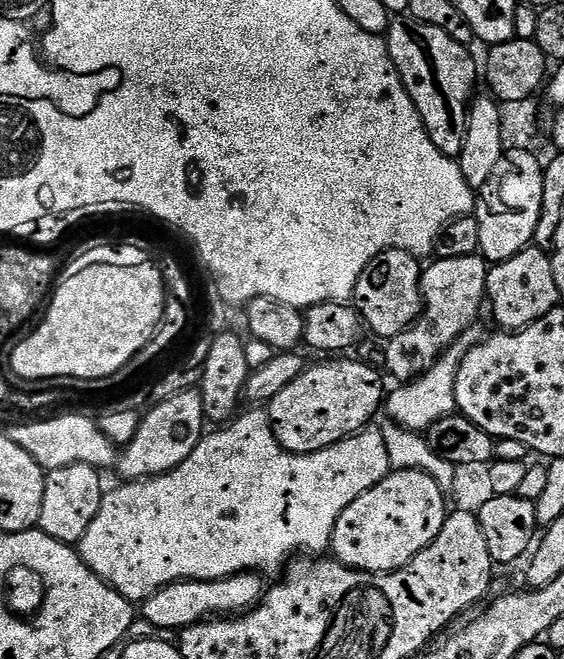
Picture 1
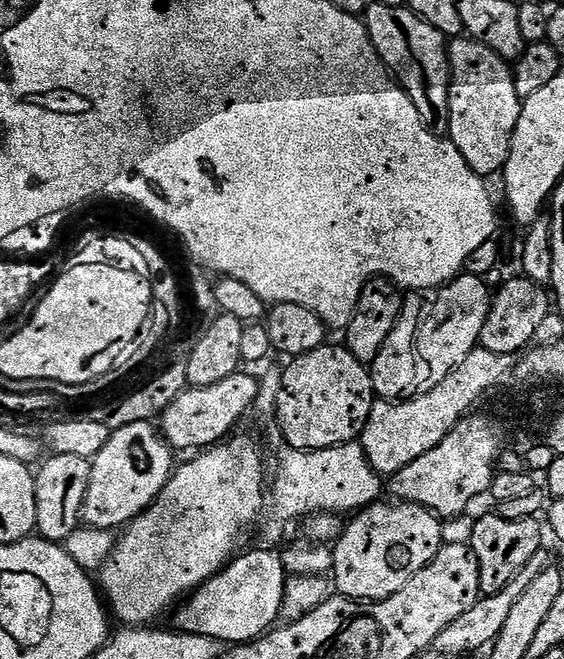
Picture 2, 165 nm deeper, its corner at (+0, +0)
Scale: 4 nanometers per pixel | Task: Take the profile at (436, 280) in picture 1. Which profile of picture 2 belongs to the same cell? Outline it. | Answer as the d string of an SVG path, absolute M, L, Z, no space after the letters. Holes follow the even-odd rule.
M461 273L437 291L430 312L424 315L424 296L409 293L400 318L371 365L372 389L379 399L412 399L436 388L479 345L482 328L492 308L493 293L480 276Z

